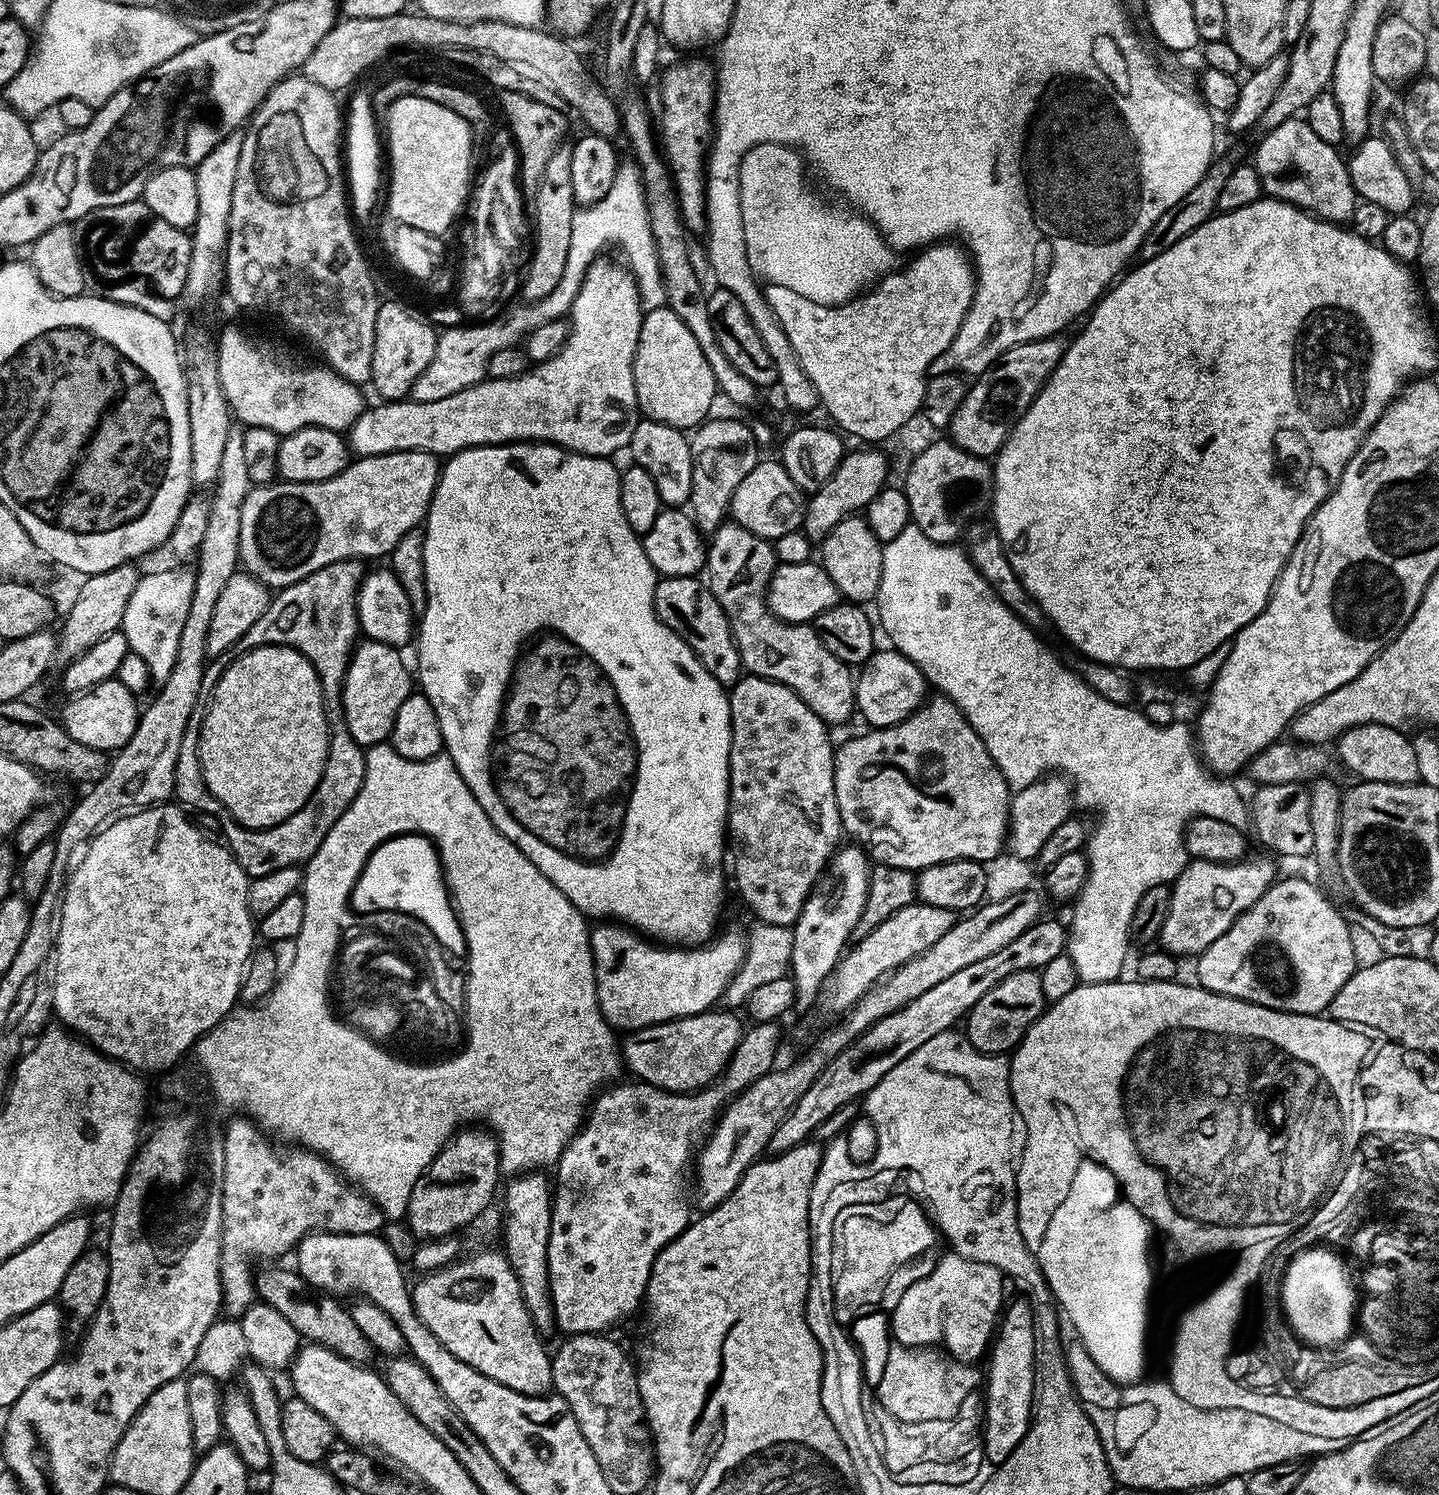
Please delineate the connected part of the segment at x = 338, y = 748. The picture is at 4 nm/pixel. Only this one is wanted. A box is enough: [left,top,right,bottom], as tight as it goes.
[223,560,366,877]

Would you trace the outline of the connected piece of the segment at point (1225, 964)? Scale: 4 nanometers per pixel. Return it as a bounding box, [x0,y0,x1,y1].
[1195,876,1357,1016]

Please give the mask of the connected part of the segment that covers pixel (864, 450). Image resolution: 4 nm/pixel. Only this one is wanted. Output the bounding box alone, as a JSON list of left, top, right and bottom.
[802,446,890,542]

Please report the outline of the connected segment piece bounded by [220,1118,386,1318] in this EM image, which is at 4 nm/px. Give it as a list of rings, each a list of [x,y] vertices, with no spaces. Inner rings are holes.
[[[247,1118],[241,1120],[232,1120],[227,1125],[223,1125],[222,1131],[224,1133],[224,1165],[222,1166],[222,1230],[220,1231],[220,1285],[224,1291],[224,1298],[222,1301],[222,1308],[225,1313],[229,1312],[233,1318],[243,1316],[244,1311],[254,1303],[257,1299],[256,1282],[254,1279],[254,1267],[252,1263],[255,1260],[264,1260],[260,1262],[272,1262],[275,1256],[284,1256],[293,1251],[296,1245],[300,1243],[303,1236],[309,1236],[311,1232],[323,1229],[325,1232],[341,1232],[342,1234],[376,1234],[383,1229],[386,1223],[384,1211],[371,1200],[370,1197],[365,1196],[363,1192],[357,1190],[349,1181],[345,1180],[331,1164],[328,1163],[324,1157],[316,1152],[309,1152],[303,1146],[289,1147],[289,1152],[284,1152],[279,1156],[278,1153],[272,1149],[273,1141],[269,1139],[265,1133],[261,1132],[256,1127],[253,1121]]]

